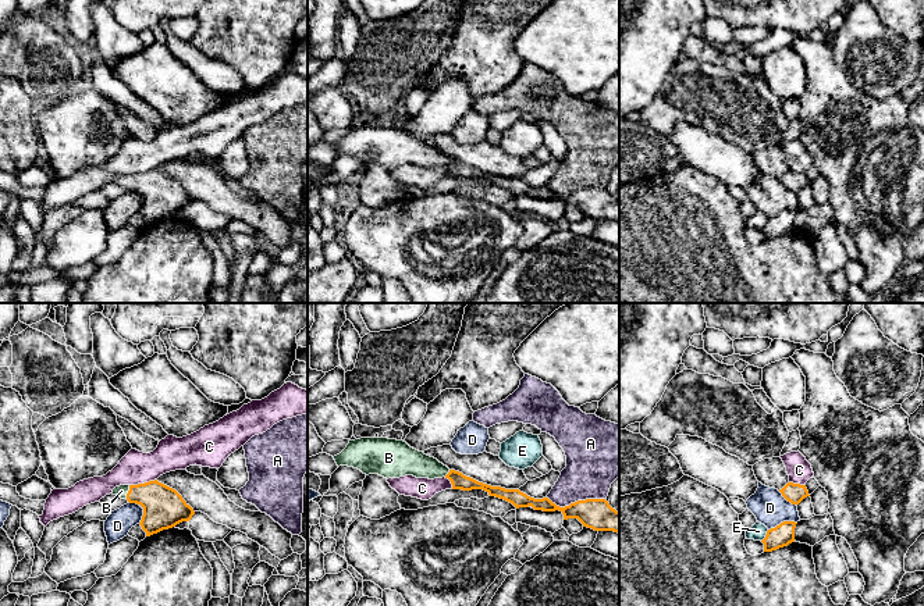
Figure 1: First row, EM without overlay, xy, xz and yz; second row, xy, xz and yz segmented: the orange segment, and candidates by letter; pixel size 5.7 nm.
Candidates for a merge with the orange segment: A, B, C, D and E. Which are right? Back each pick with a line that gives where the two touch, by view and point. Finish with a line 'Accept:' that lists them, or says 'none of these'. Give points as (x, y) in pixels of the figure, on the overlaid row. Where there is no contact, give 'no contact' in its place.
B: contact xy (128, 492)
Accept: B

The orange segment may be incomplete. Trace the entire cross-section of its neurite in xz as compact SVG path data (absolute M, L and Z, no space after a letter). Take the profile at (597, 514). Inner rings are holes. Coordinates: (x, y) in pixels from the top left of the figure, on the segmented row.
M360 438L349 441L346 448L334 456L337 466L348 466L363 474L379 474L384 478L413 475L416 478L448 478L452 489L483 489L512 503L516 509L532 506L534 510L555 511L564 514L564 520L578 518L583 527L594 531L614 531L619 534L619 511L612 509L605 499L586 499L559 507L548 498L534 499L519 489L505 489L479 482L459 471L449 470L437 459L411 448L404 441L388 438Z

